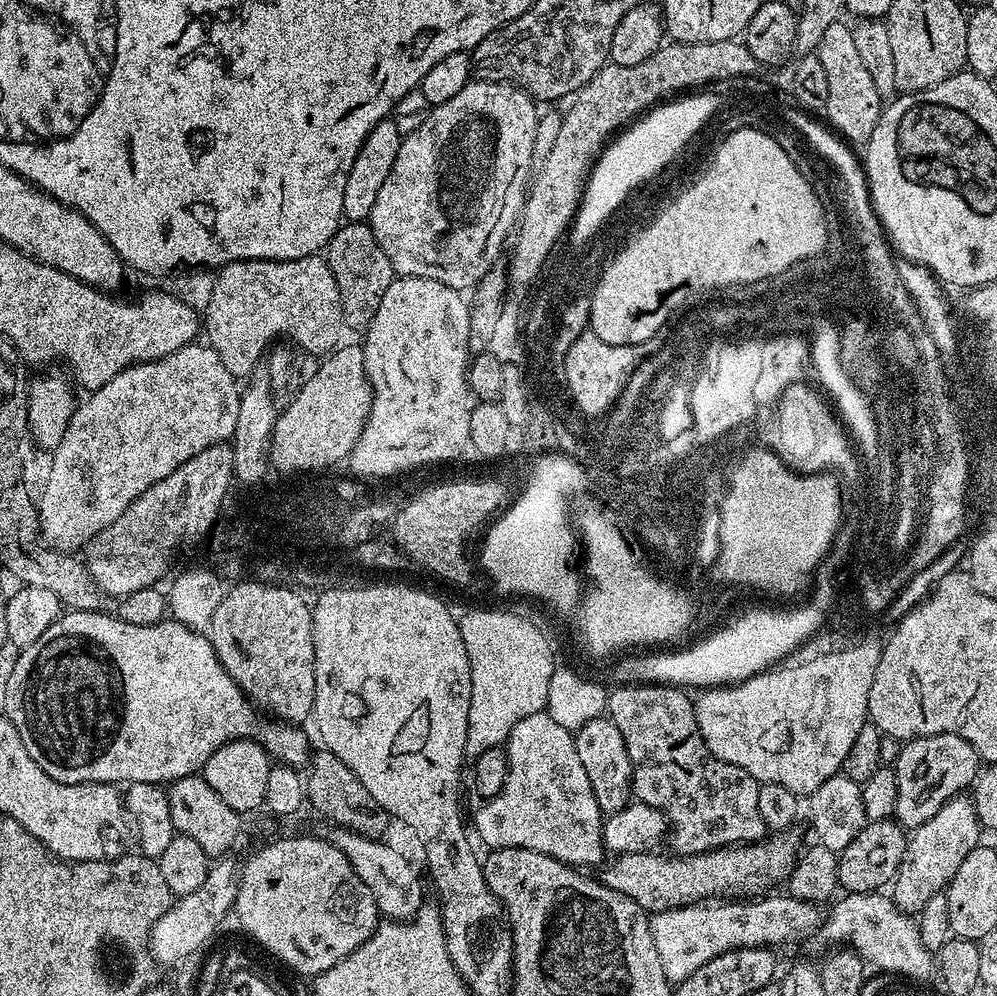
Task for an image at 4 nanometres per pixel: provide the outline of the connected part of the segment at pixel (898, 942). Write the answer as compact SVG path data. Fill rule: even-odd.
M849 892L841 895L832 906L832 912L830 908L818 933L819 939L832 944L828 946L844 946L850 942L850 946L864 959L865 965L874 964L886 972L896 972L916 980L937 977L935 955L922 941L919 921L901 911L887 893Z

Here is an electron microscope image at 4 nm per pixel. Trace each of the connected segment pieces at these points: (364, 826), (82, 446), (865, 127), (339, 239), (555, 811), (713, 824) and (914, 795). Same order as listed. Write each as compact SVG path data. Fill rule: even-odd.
M327 750L313 751L310 756L310 767L306 772L306 800L324 820L329 820L329 825L348 828L359 835L380 838L390 825L390 817L374 798L370 798L370 790L358 782L358 778L332 752Z
M204 342L187 344L182 350L164 356L161 360L148 360L145 364L132 364L114 378L110 378L110 382L106 382L106 386L102 386L87 398L89 400L84 400L81 404L79 401L75 405L70 422L66 426L66 434L50 456L56 462L56 480L52 480L52 488L64 488L64 492L48 492L48 500L44 500L44 504L48 504L48 508L44 508L44 522L39 526L43 539L59 553L75 553L91 544L99 532L113 524L143 492L150 490L150 486L154 486L154 482L162 482L162 478L174 474L174 470L178 470L178 466L182 466L184 460L194 458L196 454L202 454L204 450L215 444L231 441L235 434L235 427L238 426L240 388L237 377L232 376L230 370L226 370L226 366L222 366L222 358L218 358L216 351ZM52 496L60 496L60 500L64 500L64 504L60 504L60 508L52 508Z
M837 22L834 26L828 27L826 34L822 34L818 55L822 58L822 67L826 70L826 79L830 85L830 94L823 109L828 115L827 123L845 141L853 145L867 145L870 134L874 134L874 126L878 126L880 121L882 97L874 87L874 78L870 78L870 70L866 70L866 65L854 47L851 27L847 23L844 25L844 22Z
M344 222L328 243L326 259L334 274L334 282L338 282L345 329L353 328L357 334L367 332L370 322L374 322L374 314L378 314L382 294L386 294L390 282L394 279L390 258L386 258L386 250L378 246L378 238L374 238L367 223Z
M547 711L530 714L530 718L522 718L522 722L510 730L506 751L506 782L500 793L487 797L476 812L476 832L485 849L525 848L580 870L587 869L587 864L603 865L606 849L602 843L602 813L594 798L594 790L590 790L590 778L586 778L582 758L578 758L575 735L566 726L558 726L558 722L554 722Z
M621 684L613 687L608 693L607 715L618 726L622 738L626 742L626 750L630 754L632 763L632 794L639 803L658 808L668 821L670 831L667 833L667 843L672 843L673 853L681 856L689 856L692 853L714 851L718 848L732 847L732 845L750 844L753 841L761 841L766 836L766 829L762 822L762 814L758 814L758 790L761 781L755 780L746 770L734 766L725 760L719 760L714 753L706 746L706 742L700 736L698 722L696 721L696 707L693 697L683 687L675 686L649 686L646 684Z
M938 734L937 736L920 736L916 740L909 740L896 756L894 767L898 778L898 806L895 819L901 828L911 830L922 826L948 800L953 800L965 790L973 787L974 781L981 771L980 756L958 734Z

